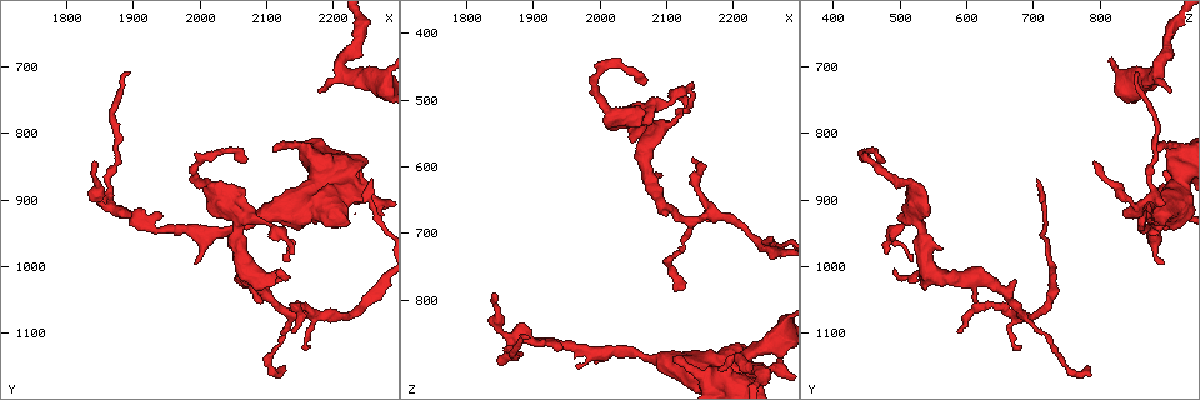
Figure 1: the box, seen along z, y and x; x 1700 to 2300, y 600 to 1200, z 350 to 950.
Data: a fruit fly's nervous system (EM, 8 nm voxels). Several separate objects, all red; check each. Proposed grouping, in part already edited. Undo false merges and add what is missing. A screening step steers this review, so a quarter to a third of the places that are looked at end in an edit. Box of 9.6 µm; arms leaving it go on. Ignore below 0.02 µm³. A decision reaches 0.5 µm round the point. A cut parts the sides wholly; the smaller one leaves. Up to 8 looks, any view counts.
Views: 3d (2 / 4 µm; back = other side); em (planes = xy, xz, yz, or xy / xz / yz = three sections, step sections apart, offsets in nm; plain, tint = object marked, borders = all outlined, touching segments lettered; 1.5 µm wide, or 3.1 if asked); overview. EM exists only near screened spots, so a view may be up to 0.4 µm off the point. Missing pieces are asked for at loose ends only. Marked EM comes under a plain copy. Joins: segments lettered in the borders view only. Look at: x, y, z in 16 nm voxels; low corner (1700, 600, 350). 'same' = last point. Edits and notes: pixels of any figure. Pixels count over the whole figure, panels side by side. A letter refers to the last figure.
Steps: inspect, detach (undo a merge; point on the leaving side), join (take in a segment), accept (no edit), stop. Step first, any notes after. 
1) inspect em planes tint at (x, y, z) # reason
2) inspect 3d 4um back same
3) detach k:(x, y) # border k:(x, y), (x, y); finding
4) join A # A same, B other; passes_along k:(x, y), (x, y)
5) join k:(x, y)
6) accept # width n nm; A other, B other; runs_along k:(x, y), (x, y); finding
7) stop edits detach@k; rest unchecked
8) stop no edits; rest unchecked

inspect 3d 4um back at (2130, 1150, 780) # thin end

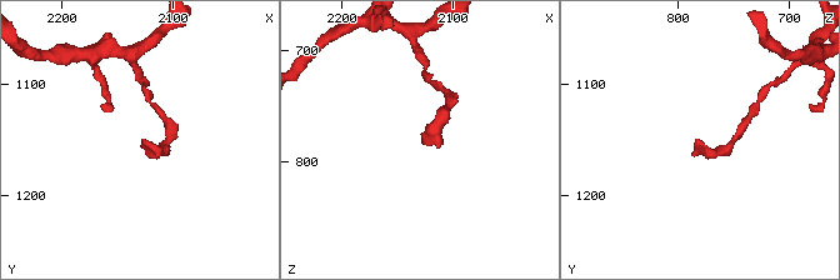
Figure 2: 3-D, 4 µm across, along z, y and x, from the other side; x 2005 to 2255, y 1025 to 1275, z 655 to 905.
inspect em yz step 8 borders at (2128, 1150, 784)

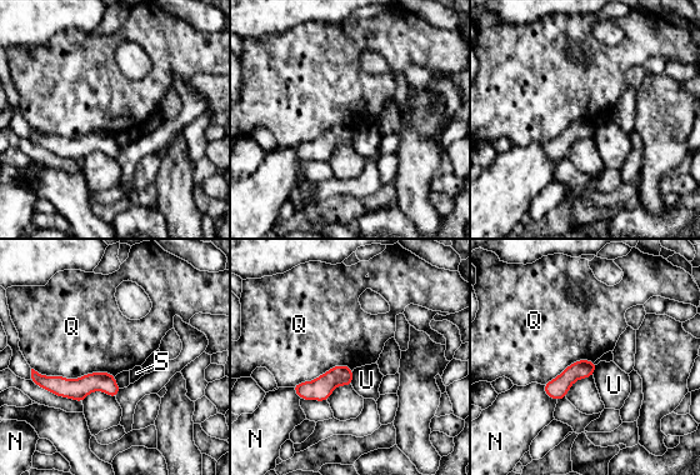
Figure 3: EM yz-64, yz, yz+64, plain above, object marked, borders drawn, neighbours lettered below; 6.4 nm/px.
accept # width 120 nm; N other, Q other, S other, U other; no lettered segment goes on from it

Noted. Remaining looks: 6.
inspect em planes borders at (1990, 995, 895) # free end

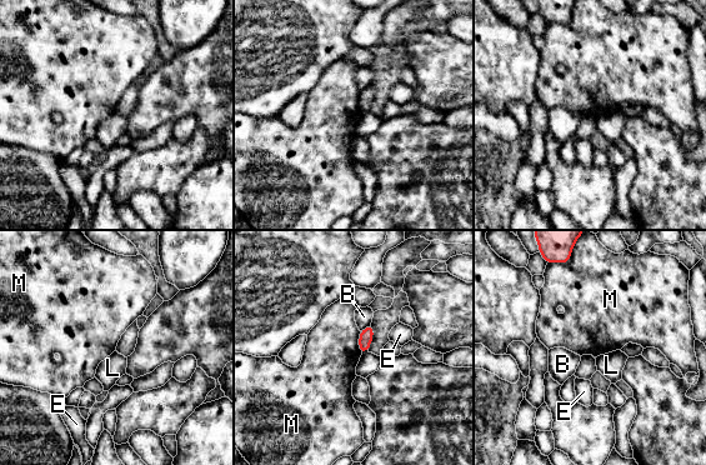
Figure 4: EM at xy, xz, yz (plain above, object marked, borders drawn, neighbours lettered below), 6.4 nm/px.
accept # B other, E other, L other, M other; border 4:(359, 331), (359, 351), (361, 354); none of them fits

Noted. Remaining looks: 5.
inspect em planes borders at (1845, 845, 790) # thin end

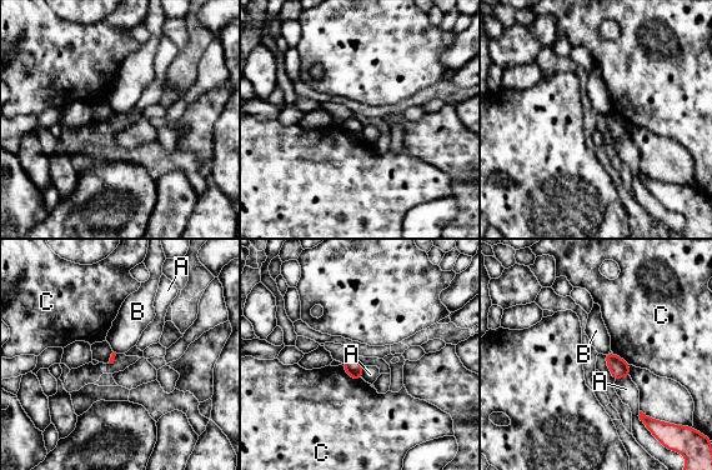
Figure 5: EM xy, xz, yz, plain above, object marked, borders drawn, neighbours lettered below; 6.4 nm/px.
accept # A other, B other, C other; border 5:(608, 351), (603, 354); none of them fits

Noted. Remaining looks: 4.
stop no edits; rest unchecked

